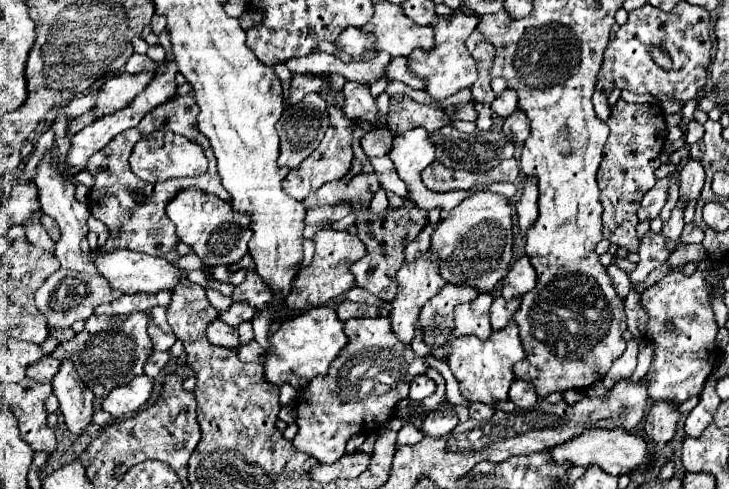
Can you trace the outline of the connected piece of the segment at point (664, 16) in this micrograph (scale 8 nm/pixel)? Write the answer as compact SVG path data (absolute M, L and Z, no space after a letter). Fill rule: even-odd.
M681 1L673 11L665 13L659 7L645 3L643 7L629 13L625 25L619 27L615 39L605 49L605 61L601 65L597 87L593 93L593 107L601 121L609 119L607 97L613 89L629 89L637 95L673 95L687 103L689 99L701 99L705 95L707 67L711 63L711 35L709 35L711 15L697 5ZM661 47L673 61L671 69L661 69L653 59L649 49Z

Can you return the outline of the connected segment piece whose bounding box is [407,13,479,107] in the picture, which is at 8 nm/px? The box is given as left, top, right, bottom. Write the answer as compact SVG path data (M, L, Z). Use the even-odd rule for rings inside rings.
M457 13L453 17L445 17L445 19L439 19L433 27L435 34L435 45L433 49L425 51L425 49L413 49L411 55L407 57L407 67L409 71L423 79L425 81L425 93L437 103L437 107L441 107L441 101L459 93L461 89L467 89L471 87L477 77L479 77L479 71L477 71L477 61L469 55L467 47L465 47L465 41L467 37L473 33L473 29L477 27L477 17L475 15L465 15L465 13Z

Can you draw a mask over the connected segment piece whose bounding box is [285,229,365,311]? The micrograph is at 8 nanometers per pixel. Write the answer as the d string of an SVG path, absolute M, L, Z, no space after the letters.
M323 229L315 237L315 257L309 267L301 269L295 277L295 285L291 287L291 293L287 295L287 307L293 311L305 311L317 305L327 303L329 299L349 291L355 285L355 279L349 271L351 263L359 261L365 255L365 245L359 241L359 237L349 235L345 231L331 231Z

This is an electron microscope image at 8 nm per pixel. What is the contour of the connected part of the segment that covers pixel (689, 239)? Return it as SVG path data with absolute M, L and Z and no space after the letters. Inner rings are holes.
M685 225L681 243L701 243L701 241L703 241L701 229L699 229L699 227L693 227L693 225Z

